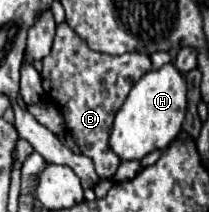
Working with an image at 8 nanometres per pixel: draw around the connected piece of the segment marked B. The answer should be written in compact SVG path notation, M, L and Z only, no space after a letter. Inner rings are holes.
M67 22L57 26L51 54L43 58L43 72L41 72L43 90L47 98L59 102L59 110L67 122L67 132L77 140L81 152L93 160L95 172L101 178L113 178L121 164L117 154L109 150L109 132L113 126L113 118L123 106L133 84L149 70L151 70L151 60L147 54L131 52L121 56L109 56L109 54L93 52L67 26ZM65 82L71 82L75 90L73 94L67 94L67 90L63 88Z

